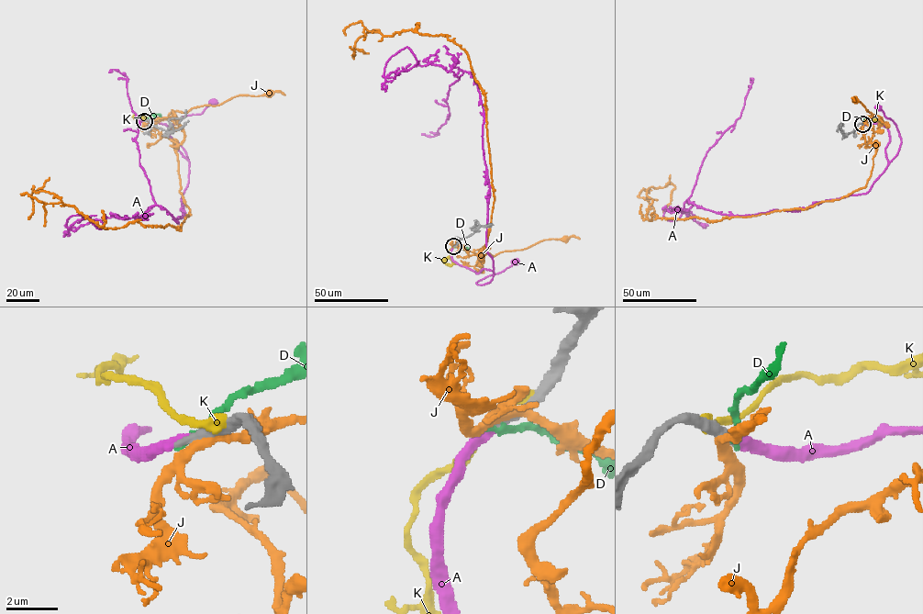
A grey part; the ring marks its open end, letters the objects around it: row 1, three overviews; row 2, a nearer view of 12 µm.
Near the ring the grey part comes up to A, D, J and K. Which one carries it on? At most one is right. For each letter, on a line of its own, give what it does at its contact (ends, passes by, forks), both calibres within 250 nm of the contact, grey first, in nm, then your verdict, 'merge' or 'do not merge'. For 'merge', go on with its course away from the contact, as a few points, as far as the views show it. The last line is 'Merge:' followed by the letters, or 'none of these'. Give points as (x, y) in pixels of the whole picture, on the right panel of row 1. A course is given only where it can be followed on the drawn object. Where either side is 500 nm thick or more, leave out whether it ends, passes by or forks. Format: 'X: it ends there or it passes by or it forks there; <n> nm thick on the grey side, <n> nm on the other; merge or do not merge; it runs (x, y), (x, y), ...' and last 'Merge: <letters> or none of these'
A: it ends there; 380 nm thick on the grey side, 360 nm on the other; merge; it runs (862, 124), (882, 124), (887, 128), (889, 141), (885, 150), (889, 162), (901, 139), (896, 126), (878, 107)
D: it ends there; 400 nm thick on the grey side, 240 nm on the other; do not merge
J: it passes by; 480 nm thick on the grey side, 340 nm on the other; do not merge
K: it ends there; 400 nm thick on the grey side, 400 nm on the other; do not merge
Merge: A

